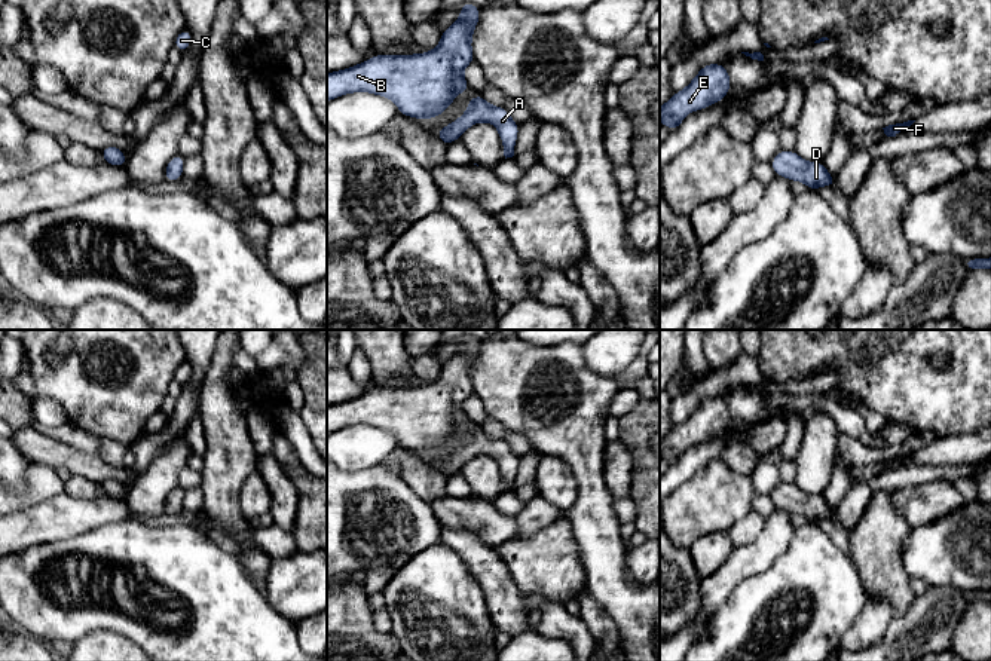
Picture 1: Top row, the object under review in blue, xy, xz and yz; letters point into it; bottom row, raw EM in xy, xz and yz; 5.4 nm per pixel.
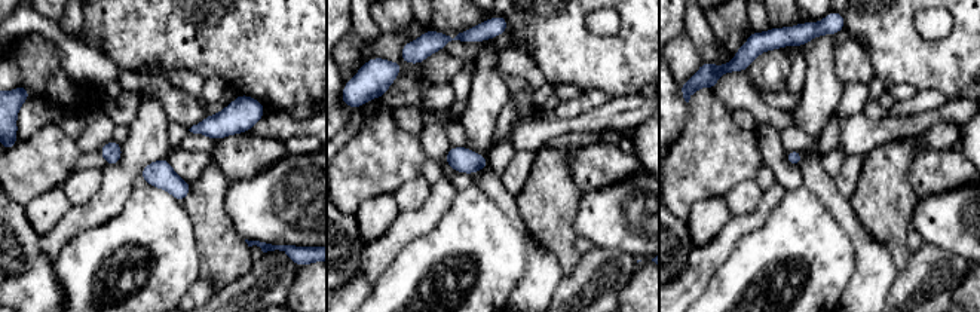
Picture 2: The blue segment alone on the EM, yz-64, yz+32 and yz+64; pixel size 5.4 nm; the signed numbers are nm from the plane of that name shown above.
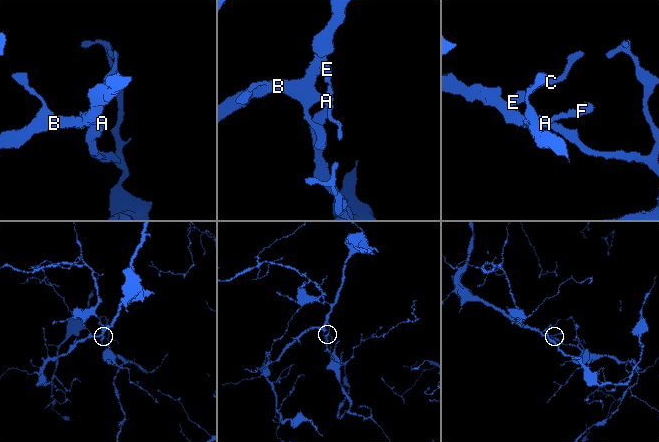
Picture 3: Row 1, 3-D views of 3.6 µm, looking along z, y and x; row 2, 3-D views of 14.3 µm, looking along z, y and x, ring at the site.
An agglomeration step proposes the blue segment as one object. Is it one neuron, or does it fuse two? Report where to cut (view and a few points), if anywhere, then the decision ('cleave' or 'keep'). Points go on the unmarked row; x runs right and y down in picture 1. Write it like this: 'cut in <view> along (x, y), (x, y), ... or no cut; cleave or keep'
no cut; keep

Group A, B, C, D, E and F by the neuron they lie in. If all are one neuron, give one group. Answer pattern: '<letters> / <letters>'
A B C D E F

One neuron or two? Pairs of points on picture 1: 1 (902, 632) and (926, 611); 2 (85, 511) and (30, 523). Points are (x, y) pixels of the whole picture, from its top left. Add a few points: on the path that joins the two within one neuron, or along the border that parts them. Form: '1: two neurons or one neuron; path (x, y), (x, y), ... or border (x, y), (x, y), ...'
1: one neuron; path (908, 629), (920, 617)
2: one neuron; path (72, 516), (43, 523)

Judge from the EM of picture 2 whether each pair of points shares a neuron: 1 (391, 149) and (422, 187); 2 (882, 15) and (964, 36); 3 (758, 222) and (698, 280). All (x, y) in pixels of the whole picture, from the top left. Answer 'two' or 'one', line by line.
1: two
2: one
3: one

